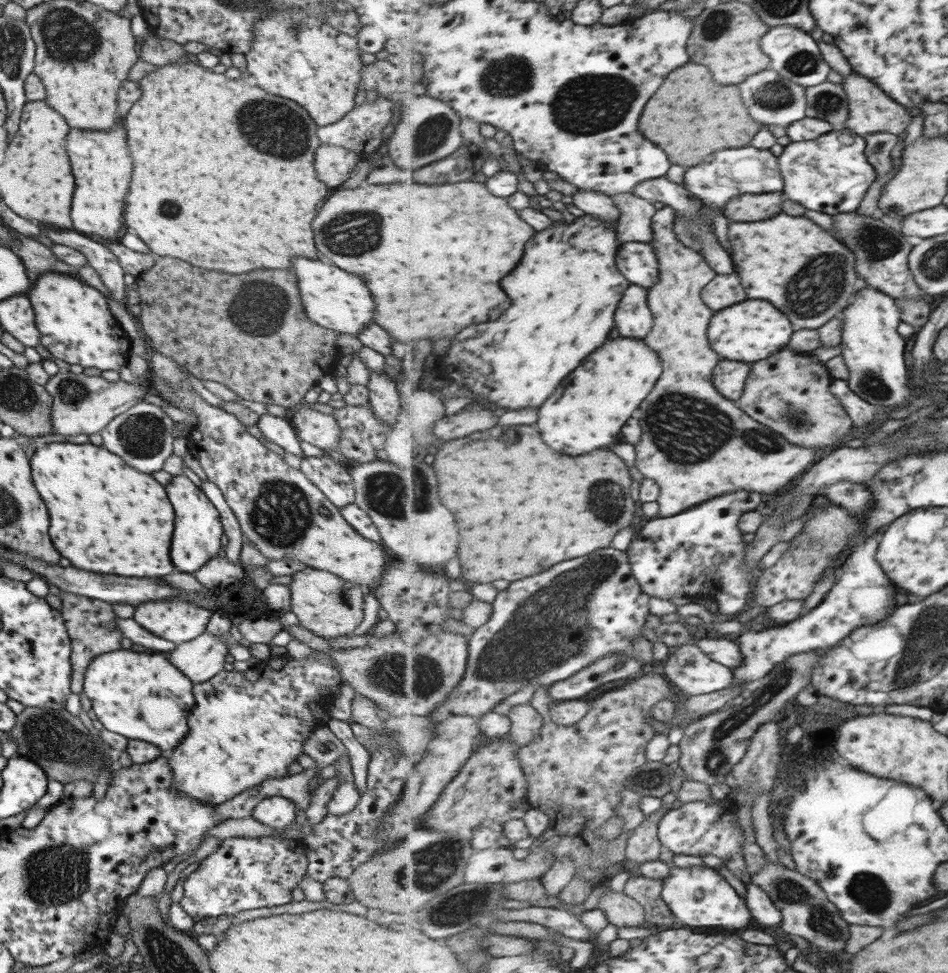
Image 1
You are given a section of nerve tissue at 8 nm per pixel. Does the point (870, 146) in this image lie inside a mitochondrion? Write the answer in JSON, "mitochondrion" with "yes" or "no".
{"mitochondrion":"no"}

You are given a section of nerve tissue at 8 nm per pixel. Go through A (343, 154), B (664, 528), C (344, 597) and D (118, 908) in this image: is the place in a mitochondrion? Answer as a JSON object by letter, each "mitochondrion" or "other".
{"A":"other","B":"other","C":"mitochondrion","D":"other"}

